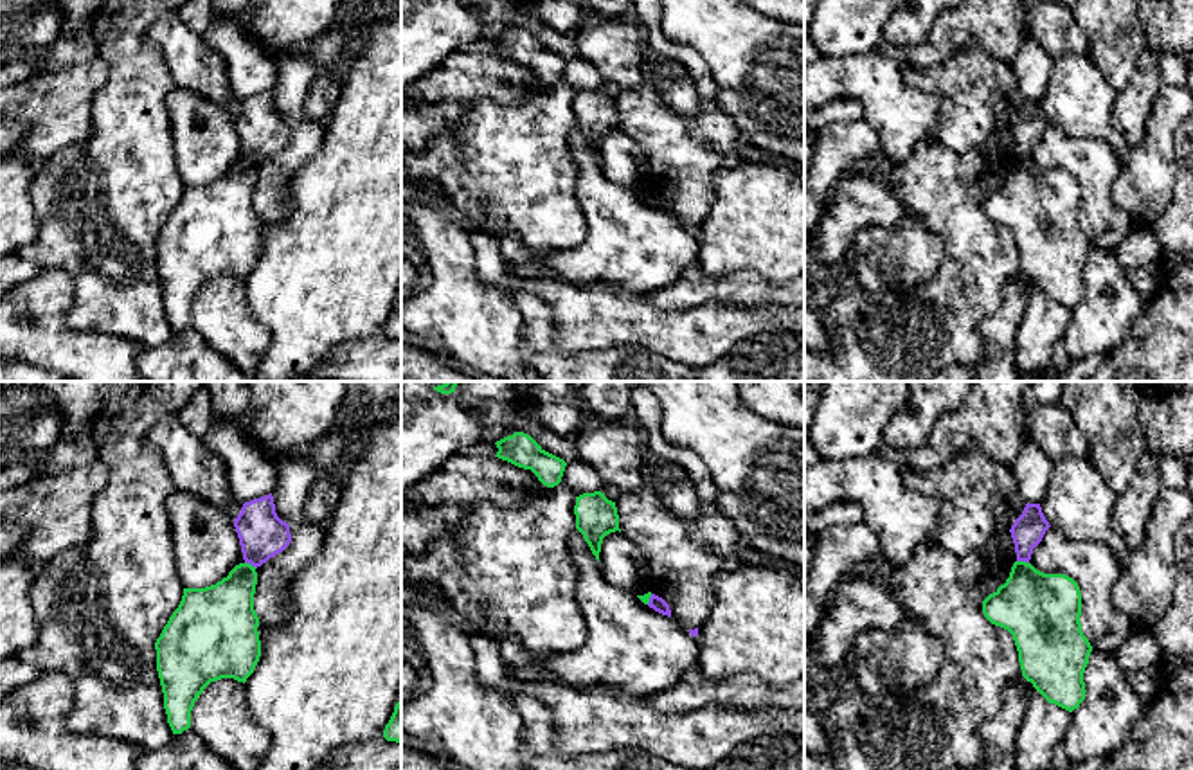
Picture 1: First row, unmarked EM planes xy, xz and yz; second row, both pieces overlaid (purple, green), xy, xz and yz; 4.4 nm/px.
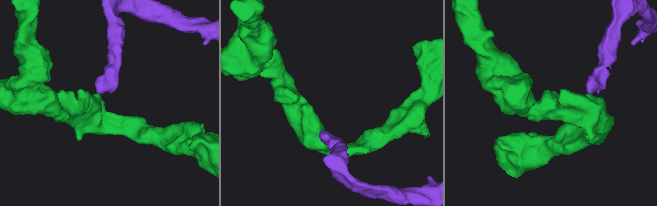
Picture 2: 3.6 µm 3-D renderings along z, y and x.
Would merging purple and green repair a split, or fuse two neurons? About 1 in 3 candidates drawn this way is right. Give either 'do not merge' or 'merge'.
do not merge

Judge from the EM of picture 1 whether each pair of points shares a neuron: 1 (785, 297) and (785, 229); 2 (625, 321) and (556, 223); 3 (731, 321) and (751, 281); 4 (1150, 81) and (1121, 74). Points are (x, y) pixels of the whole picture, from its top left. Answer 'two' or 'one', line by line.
1: two
2: two
3: two
4: two

